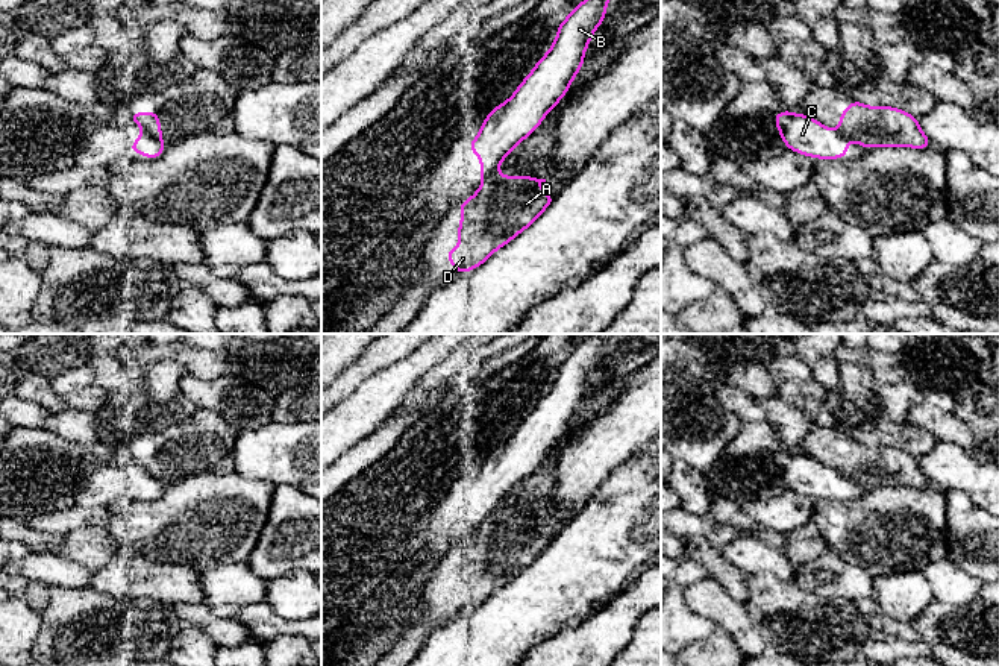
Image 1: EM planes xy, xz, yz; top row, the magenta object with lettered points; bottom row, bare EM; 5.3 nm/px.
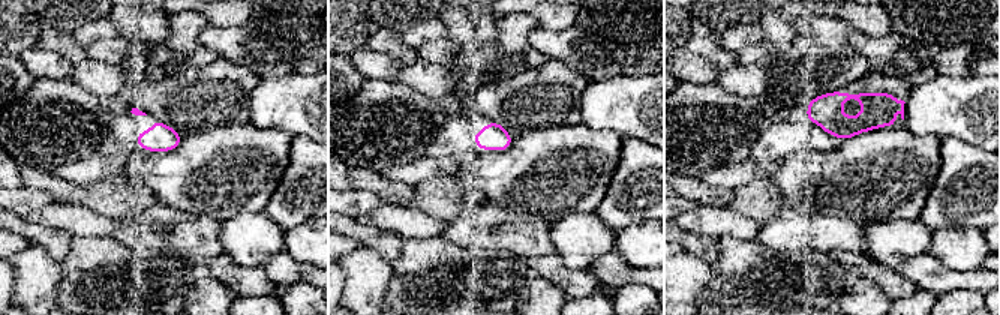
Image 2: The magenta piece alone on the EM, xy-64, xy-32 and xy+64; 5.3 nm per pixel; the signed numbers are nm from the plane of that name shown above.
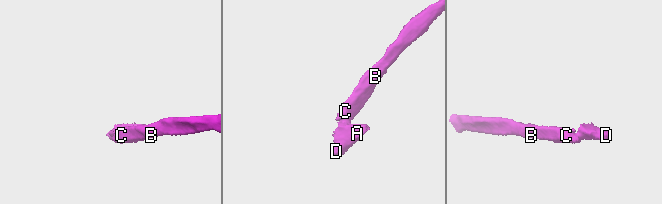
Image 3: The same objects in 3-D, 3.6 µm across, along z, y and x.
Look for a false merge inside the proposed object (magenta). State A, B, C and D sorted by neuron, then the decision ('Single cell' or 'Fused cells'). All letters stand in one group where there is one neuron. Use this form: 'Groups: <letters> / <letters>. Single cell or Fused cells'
Groups: A D / B C. Fused cells

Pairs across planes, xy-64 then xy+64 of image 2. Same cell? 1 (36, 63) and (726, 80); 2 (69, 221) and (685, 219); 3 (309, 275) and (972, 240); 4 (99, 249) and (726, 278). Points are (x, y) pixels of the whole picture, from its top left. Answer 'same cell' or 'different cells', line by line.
1: different cells
2: same cell
3: different cells
4: same cell

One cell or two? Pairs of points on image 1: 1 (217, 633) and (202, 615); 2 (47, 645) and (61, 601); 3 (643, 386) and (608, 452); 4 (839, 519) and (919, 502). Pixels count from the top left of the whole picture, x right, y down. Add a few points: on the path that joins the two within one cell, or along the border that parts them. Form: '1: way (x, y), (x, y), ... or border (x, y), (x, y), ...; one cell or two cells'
1: way (216, 628), (206, 619); one cell
2: way (55, 634), (61, 628), (61, 612); one cell
3: way (643, 402), (643, 408), (616, 436); one cell
4: way (858, 519), (873, 507), (899, 507); one cell

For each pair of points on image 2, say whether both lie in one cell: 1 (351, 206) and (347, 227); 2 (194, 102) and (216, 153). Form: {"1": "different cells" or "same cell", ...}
{"1": "different cells", "2": "different cells"}

